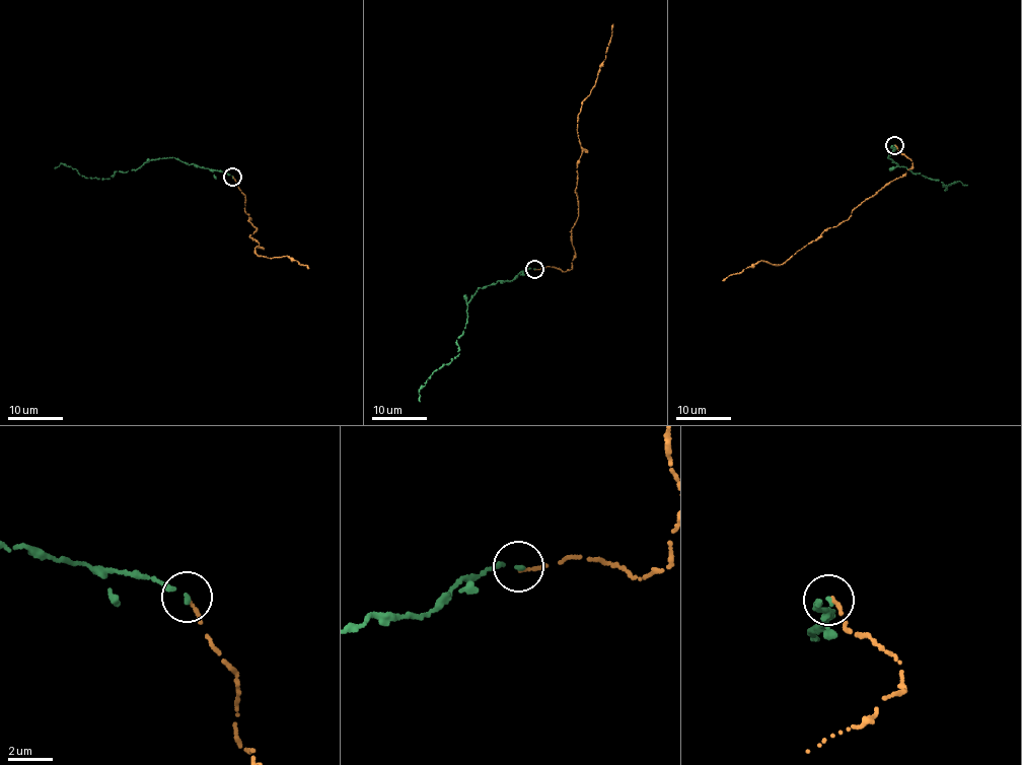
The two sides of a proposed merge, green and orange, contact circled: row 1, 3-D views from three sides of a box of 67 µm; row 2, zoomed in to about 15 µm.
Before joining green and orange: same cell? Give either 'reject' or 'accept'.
accept

